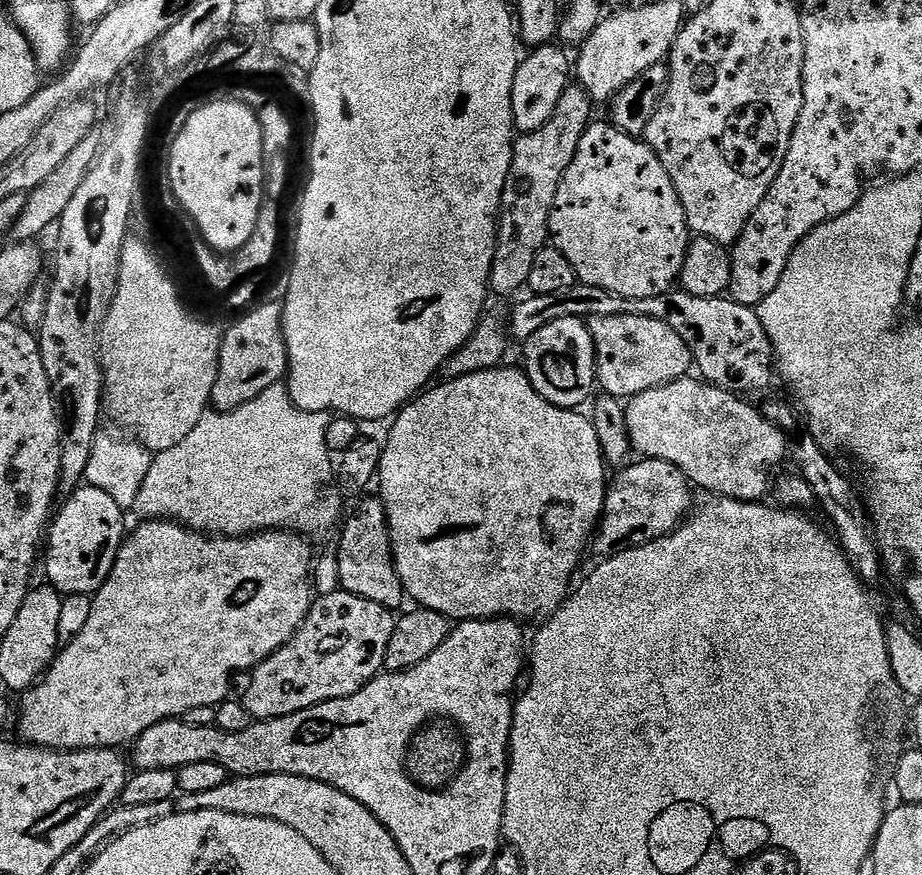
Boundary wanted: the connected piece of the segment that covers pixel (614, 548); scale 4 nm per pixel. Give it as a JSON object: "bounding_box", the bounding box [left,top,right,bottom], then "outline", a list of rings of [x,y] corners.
{"bounding_box":[594,459,694,558],"outline":[[[637,459],[627,466],[621,467],[616,476],[616,481],[607,485],[604,494],[604,513],[600,516],[600,522],[596,525],[594,536],[594,548],[596,544],[597,557],[607,558],[616,555],[617,552],[625,552],[627,548],[637,548],[646,542],[654,542],[658,538],[668,536],[675,528],[685,523],[686,517],[694,506],[692,501],[693,485],[689,484],[688,477],[665,460]]]}

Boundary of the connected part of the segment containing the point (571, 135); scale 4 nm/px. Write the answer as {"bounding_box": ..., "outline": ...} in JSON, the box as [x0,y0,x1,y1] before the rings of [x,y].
{"bounding_box":[488,86,594,296],"outline":[[[570,86],[566,94],[562,94],[554,110],[554,118],[550,118],[546,126],[515,137],[512,146],[512,173],[506,178],[502,194],[496,229],[496,253],[488,279],[495,295],[497,292],[500,296],[508,296],[519,288],[523,289],[530,278],[538,250],[549,243],[548,227],[554,194],[558,194],[566,166],[574,162],[582,134],[586,134],[589,124],[593,123],[592,108],[594,109],[594,102],[587,92],[579,86]]]}

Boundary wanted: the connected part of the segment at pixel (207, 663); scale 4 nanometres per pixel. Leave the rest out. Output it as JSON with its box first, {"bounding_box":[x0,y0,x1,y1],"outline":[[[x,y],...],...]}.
{"bounding_box":[20,520,314,752],"outline":[[[146,520],[137,523],[137,528],[127,533],[120,556],[114,562],[108,580],[96,591],[90,606],[90,618],[82,629],[82,634],[74,642],[63,645],[57,651],[56,659],[48,667],[46,675],[35,686],[23,693],[20,704],[21,741],[38,748],[52,748],[55,752],[81,752],[91,748],[123,749],[123,744],[131,745],[139,740],[140,735],[150,726],[163,720],[183,718],[190,710],[198,706],[216,708],[229,699],[232,688],[231,680],[235,672],[251,673],[270,654],[274,654],[302,626],[312,609],[314,591],[312,592],[312,548],[305,537],[291,530],[273,530],[257,532],[251,536],[213,536],[195,532],[177,524],[175,520]]]}

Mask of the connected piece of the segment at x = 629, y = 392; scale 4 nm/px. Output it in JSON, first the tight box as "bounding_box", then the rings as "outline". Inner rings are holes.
{"bounding_box":[587,314,693,398],"outline":[[[614,314],[589,320],[587,326],[594,338],[596,383],[611,396],[631,398],[646,390],[683,380],[691,373],[688,371],[693,371],[692,355],[686,342],[682,342],[666,322],[658,322],[658,318]]]}

